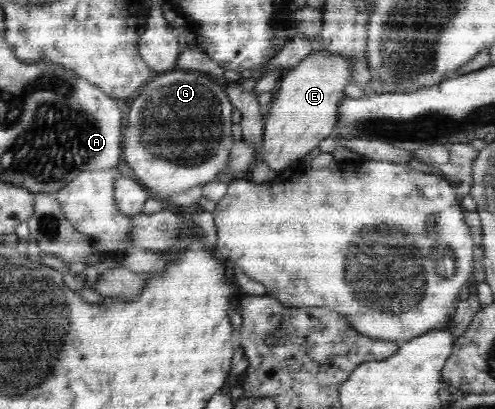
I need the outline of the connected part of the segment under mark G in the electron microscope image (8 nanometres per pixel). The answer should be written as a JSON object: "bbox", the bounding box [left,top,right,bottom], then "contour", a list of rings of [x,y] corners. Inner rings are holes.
{"bbox":[122,70,235,203],"contour":[[[169,70],[167,72],[160,72],[157,75],[148,81],[148,83],[139,91],[139,93],[134,96],[135,100],[131,103],[131,109],[127,113],[127,126],[123,131],[123,143],[122,143],[122,153],[123,161],[133,169],[135,173],[134,177],[147,189],[150,189],[153,193],[153,196],[156,196],[159,199],[165,200],[169,203],[169,197],[173,193],[183,193],[196,185],[212,182],[215,180],[215,176],[218,173],[228,173],[226,171],[229,154],[231,153],[232,148],[235,143],[233,140],[233,135],[231,133],[231,115],[235,110],[234,106],[231,104],[227,94],[223,93],[223,87],[217,85],[212,79],[213,77],[207,72],[203,71],[187,71],[187,70]]]}

